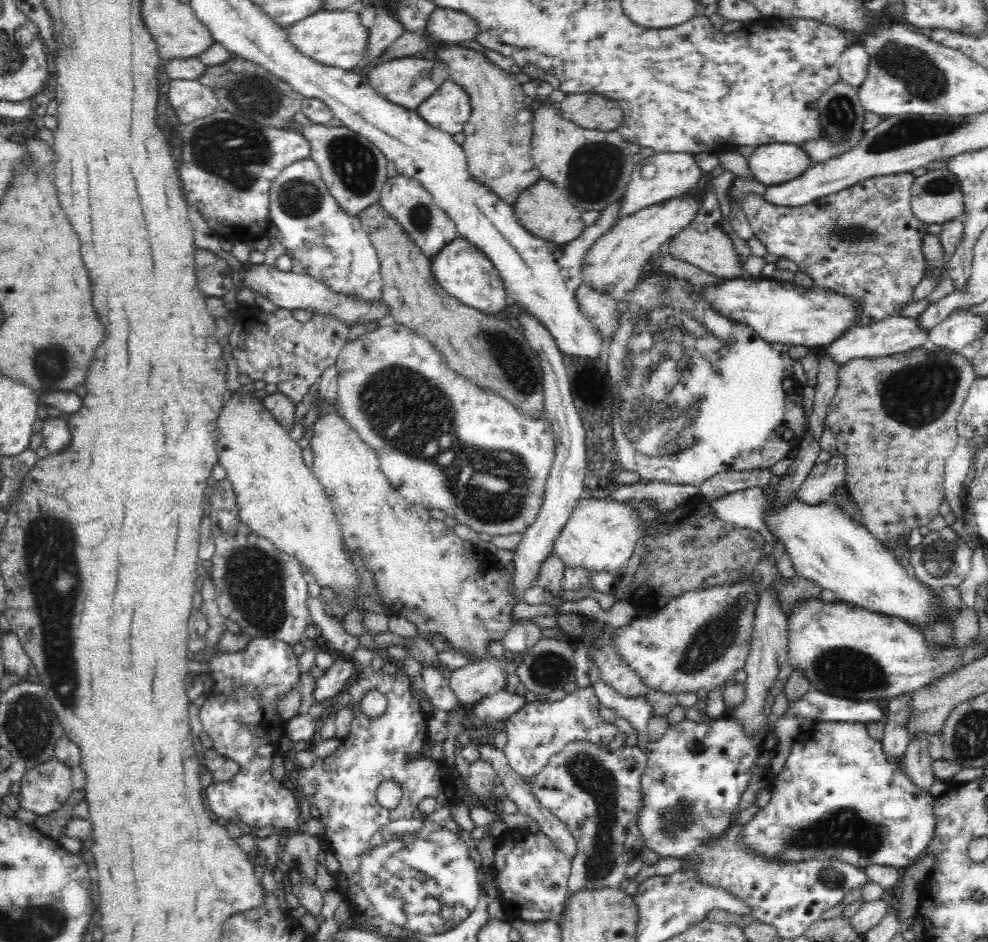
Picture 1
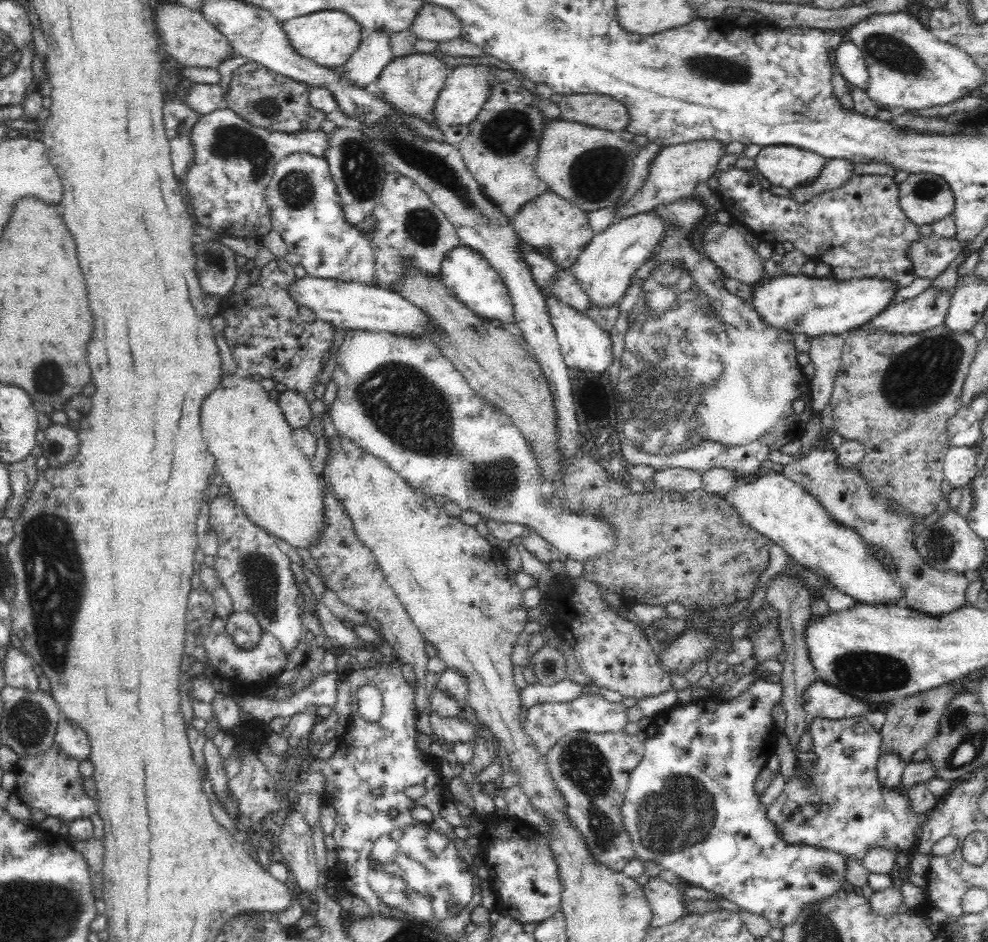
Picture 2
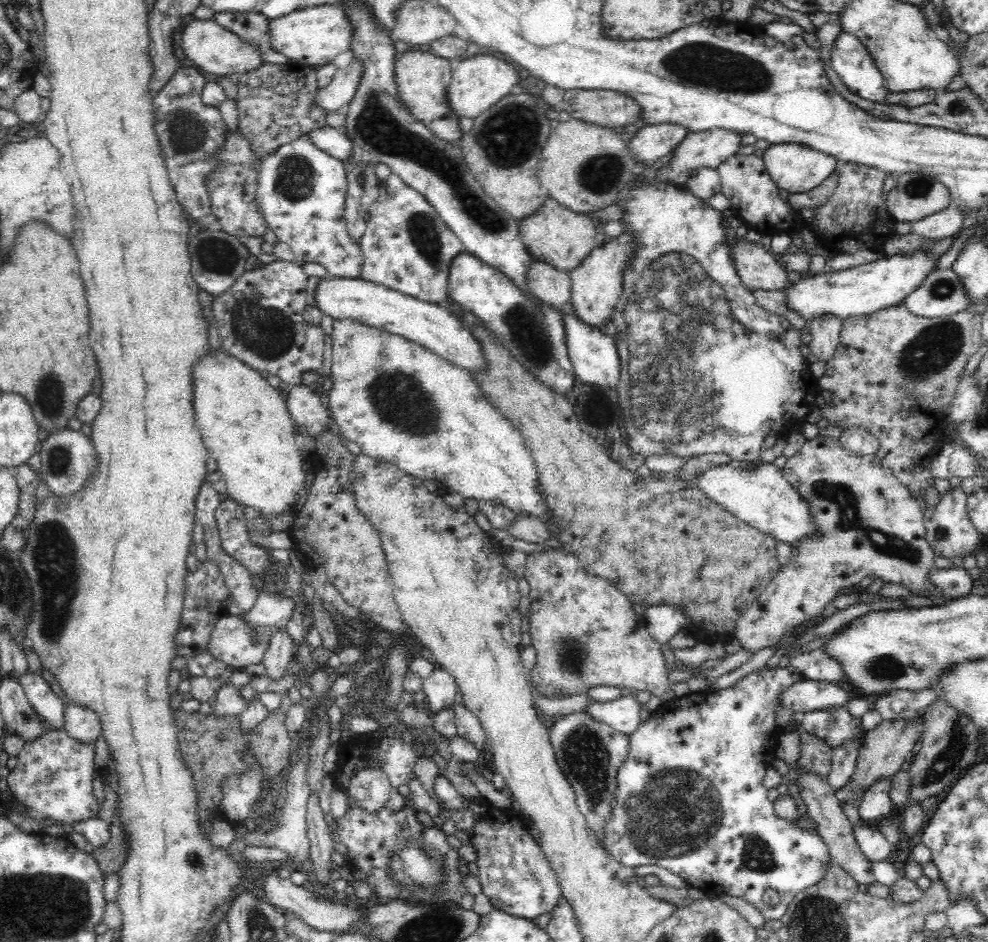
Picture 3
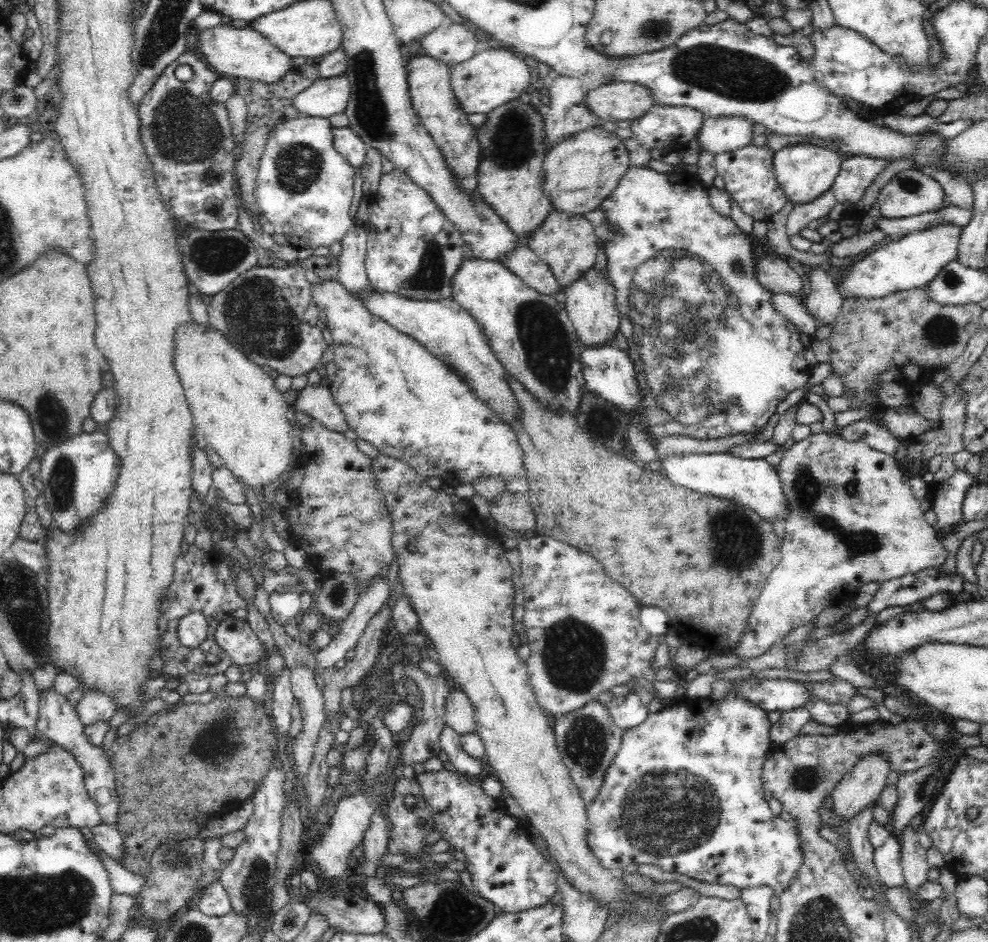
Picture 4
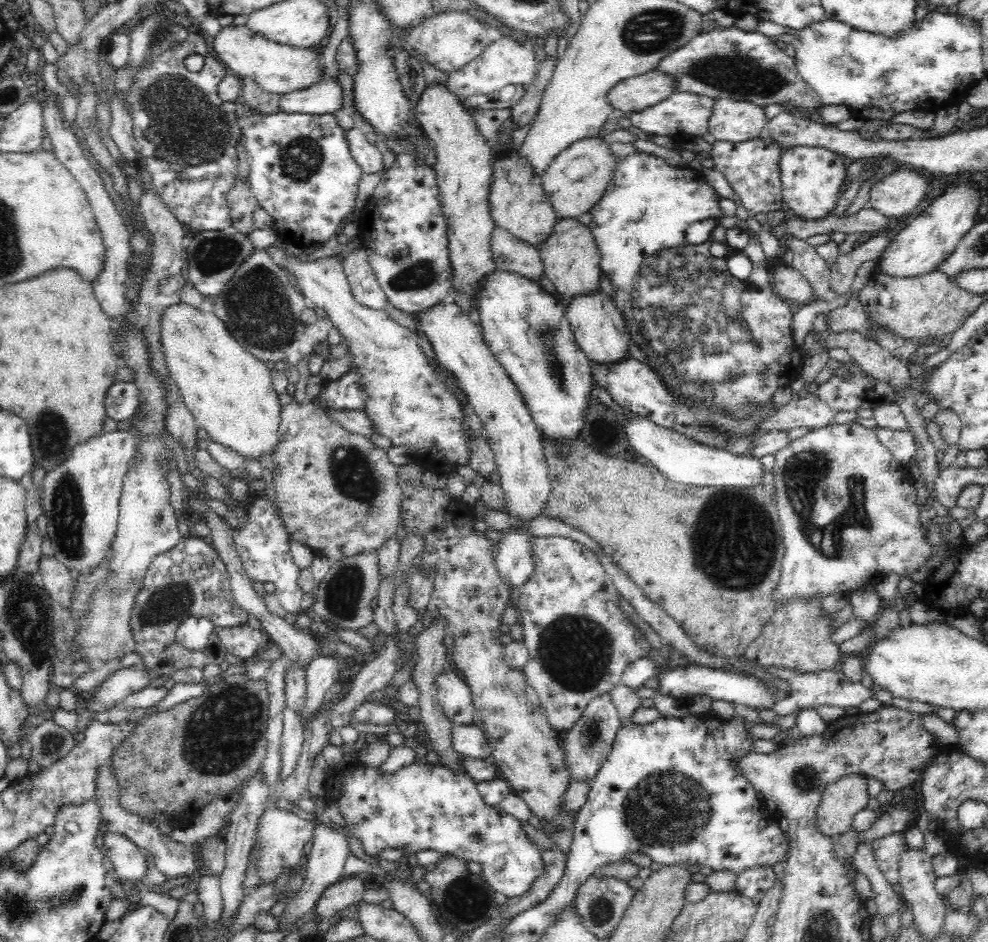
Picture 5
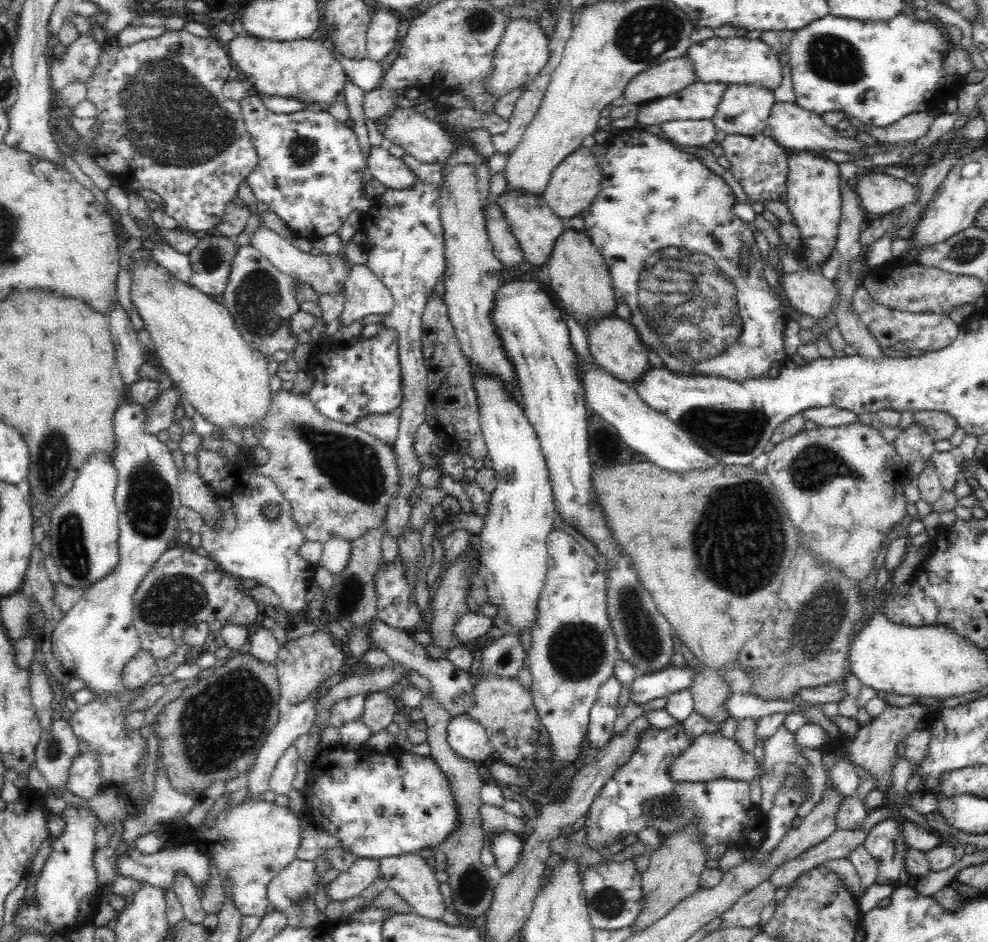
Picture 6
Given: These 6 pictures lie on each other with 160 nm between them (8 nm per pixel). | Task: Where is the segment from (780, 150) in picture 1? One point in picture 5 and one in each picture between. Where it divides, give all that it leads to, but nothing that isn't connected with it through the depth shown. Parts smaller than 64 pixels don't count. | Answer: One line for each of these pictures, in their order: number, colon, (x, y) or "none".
2: (786, 166)
3: (794, 167)
4: (803, 170)
5: (811, 176)

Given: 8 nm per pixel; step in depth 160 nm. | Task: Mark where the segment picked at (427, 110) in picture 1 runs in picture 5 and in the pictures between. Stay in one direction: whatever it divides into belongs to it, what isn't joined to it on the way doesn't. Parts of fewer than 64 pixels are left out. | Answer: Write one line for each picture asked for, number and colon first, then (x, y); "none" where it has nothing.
2: (463, 94)
3: (477, 83)
4: (492, 77)
5: (498, 78)

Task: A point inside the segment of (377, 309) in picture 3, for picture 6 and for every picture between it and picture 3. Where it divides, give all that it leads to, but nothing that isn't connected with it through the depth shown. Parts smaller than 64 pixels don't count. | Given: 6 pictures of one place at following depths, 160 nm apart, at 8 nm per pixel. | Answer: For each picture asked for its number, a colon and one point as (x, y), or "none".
4: (444, 328)
5: (456, 338)
6: (521, 511)

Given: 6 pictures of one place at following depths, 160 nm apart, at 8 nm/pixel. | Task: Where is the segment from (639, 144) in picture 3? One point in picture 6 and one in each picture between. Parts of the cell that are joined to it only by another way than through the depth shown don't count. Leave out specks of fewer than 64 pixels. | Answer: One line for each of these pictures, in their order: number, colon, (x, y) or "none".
4: (661, 126)
5: (683, 113)
6: (699, 101)

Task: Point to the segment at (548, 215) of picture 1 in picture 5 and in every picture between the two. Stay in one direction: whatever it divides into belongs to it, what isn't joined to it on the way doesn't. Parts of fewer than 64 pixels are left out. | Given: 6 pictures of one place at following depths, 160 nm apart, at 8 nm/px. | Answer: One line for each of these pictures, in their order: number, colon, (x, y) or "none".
2: (554, 226)
3: (555, 235)
4: (566, 242)
5: (571, 259)

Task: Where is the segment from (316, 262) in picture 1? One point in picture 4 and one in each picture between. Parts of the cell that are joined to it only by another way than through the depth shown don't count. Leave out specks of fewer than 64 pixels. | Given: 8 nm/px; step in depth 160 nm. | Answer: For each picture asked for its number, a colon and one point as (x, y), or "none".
2: (304, 207)
3: (301, 190)
4: (304, 187)

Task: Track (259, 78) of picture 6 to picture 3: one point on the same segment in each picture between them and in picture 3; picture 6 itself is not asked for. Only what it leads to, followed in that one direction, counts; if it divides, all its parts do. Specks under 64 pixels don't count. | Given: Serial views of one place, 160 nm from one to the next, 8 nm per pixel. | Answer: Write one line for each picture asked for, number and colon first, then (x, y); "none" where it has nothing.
3: (209, 46)
4: (229, 51)
5: (276, 67)

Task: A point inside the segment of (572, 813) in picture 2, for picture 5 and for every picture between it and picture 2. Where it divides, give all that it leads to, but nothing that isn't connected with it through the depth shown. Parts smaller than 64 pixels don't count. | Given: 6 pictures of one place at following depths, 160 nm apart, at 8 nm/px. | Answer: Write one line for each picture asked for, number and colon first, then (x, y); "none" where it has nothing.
3: (589, 753)
4: (587, 739)
5: (587, 743)

